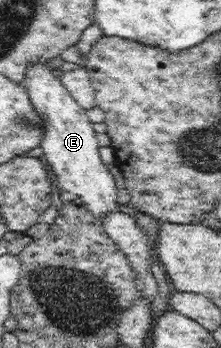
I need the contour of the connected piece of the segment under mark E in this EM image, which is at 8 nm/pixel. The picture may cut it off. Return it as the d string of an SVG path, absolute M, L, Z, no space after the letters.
M48 63L30 64L23 86L27 89L32 106L43 120L43 135L40 141L45 160L52 166L58 187L66 192L78 195L90 214L104 222L109 212L118 206L118 189L108 167L100 159L98 139L92 128L93 123L68 90L62 85Z

